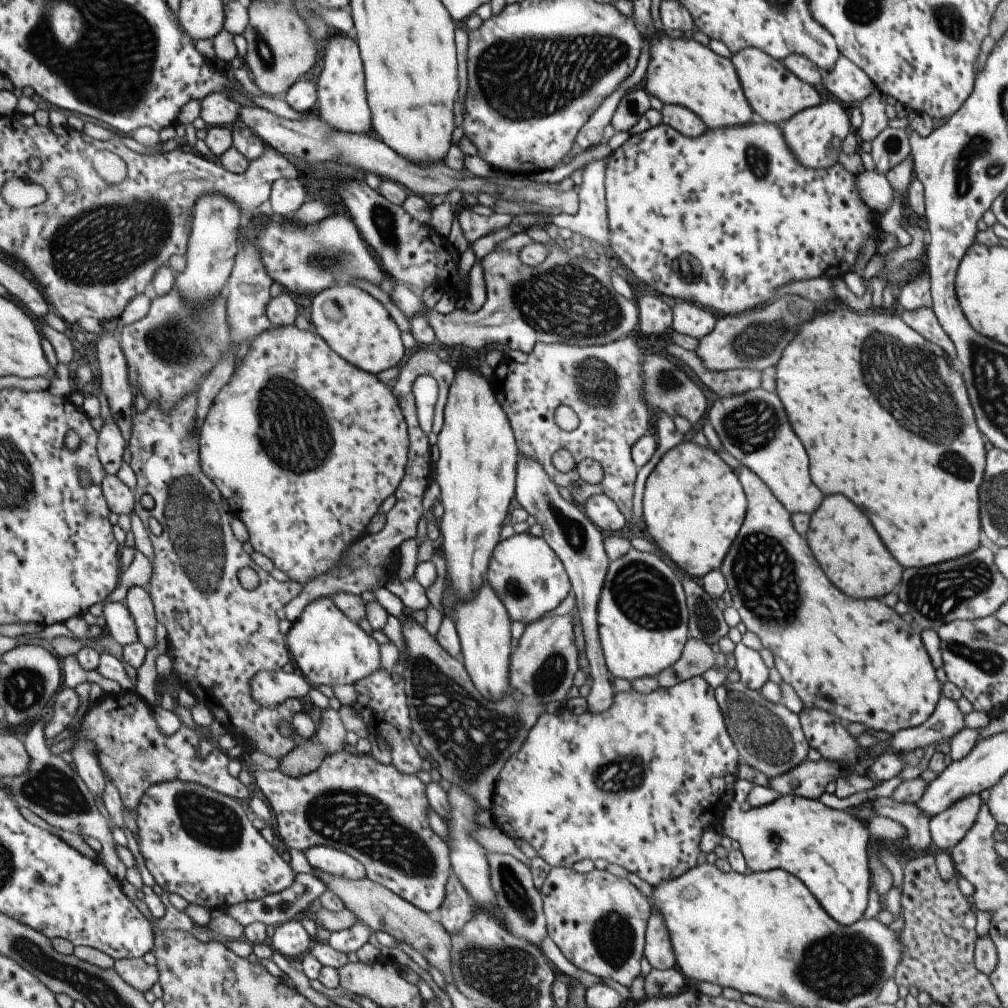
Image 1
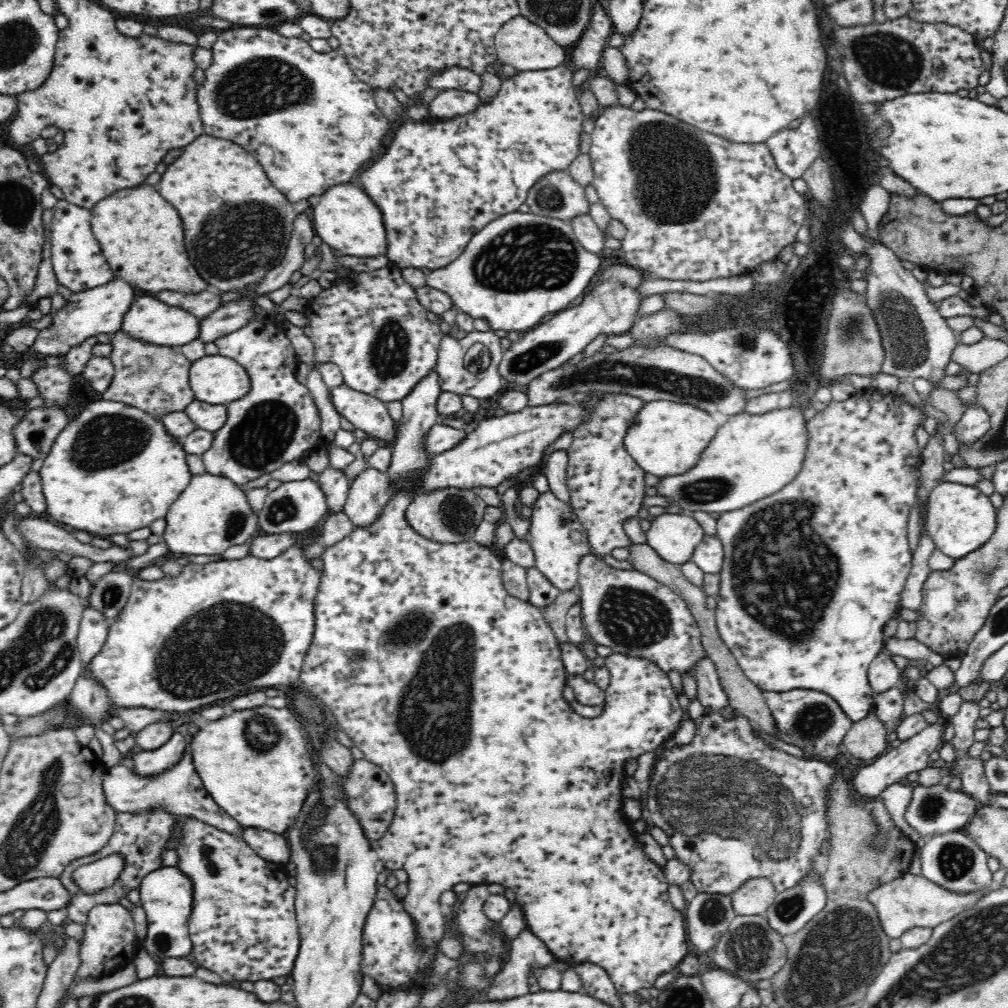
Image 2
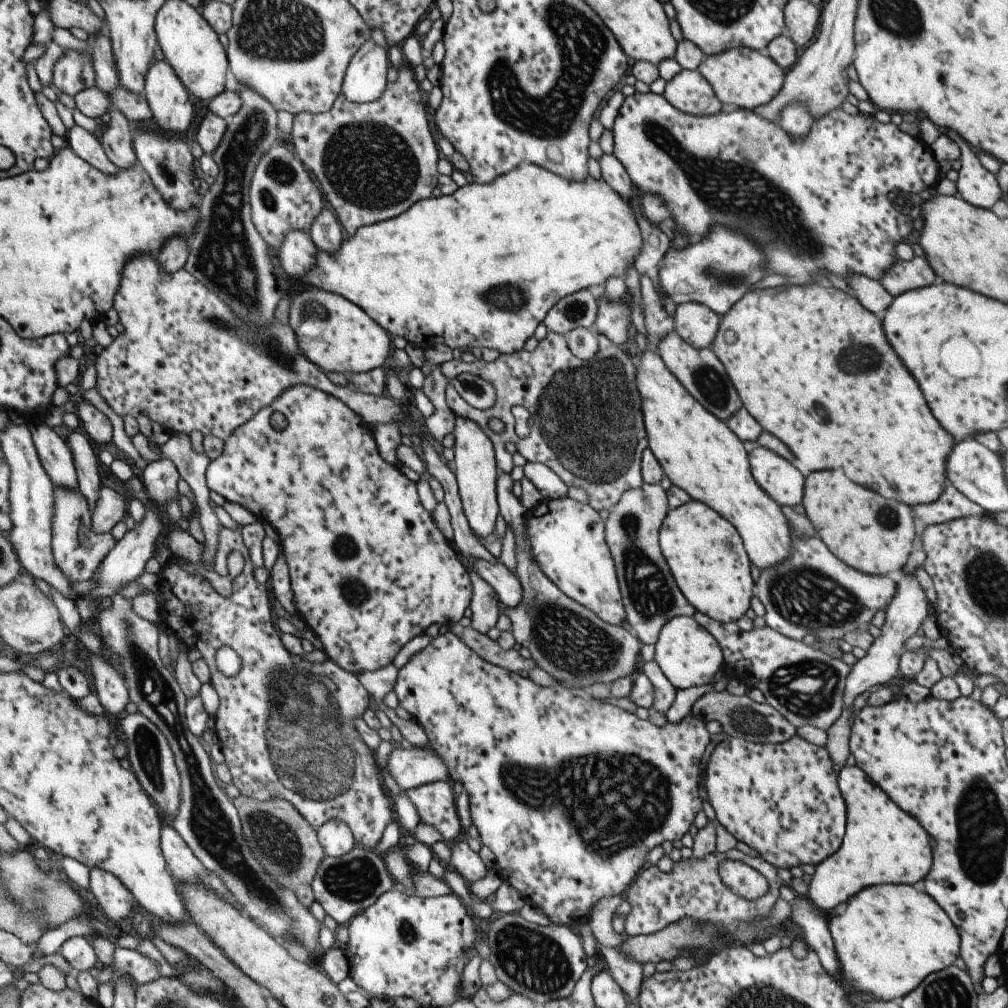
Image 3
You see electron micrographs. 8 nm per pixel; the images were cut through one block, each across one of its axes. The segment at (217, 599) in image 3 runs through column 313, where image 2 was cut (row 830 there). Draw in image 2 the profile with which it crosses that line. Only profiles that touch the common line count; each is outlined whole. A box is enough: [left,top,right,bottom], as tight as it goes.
[646,713,838,895]

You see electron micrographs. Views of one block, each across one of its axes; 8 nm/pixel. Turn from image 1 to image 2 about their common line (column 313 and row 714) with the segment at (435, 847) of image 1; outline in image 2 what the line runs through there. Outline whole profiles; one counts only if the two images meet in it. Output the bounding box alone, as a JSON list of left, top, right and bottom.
[763,689,853,763]

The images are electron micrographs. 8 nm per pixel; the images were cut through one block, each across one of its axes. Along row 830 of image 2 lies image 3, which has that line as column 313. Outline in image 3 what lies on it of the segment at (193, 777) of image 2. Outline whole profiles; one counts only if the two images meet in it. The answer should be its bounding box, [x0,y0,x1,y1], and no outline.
[308,208,343,254]

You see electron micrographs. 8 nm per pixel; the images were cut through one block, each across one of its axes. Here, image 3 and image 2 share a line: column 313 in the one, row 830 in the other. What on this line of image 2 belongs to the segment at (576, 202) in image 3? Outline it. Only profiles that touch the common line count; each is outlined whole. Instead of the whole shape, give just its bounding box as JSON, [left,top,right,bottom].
[189,705,320,835]

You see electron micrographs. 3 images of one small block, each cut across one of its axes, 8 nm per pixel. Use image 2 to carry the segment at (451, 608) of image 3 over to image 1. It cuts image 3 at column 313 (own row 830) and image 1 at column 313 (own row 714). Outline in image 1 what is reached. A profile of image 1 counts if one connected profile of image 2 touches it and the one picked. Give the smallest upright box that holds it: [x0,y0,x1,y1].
[198,325,408,687]

